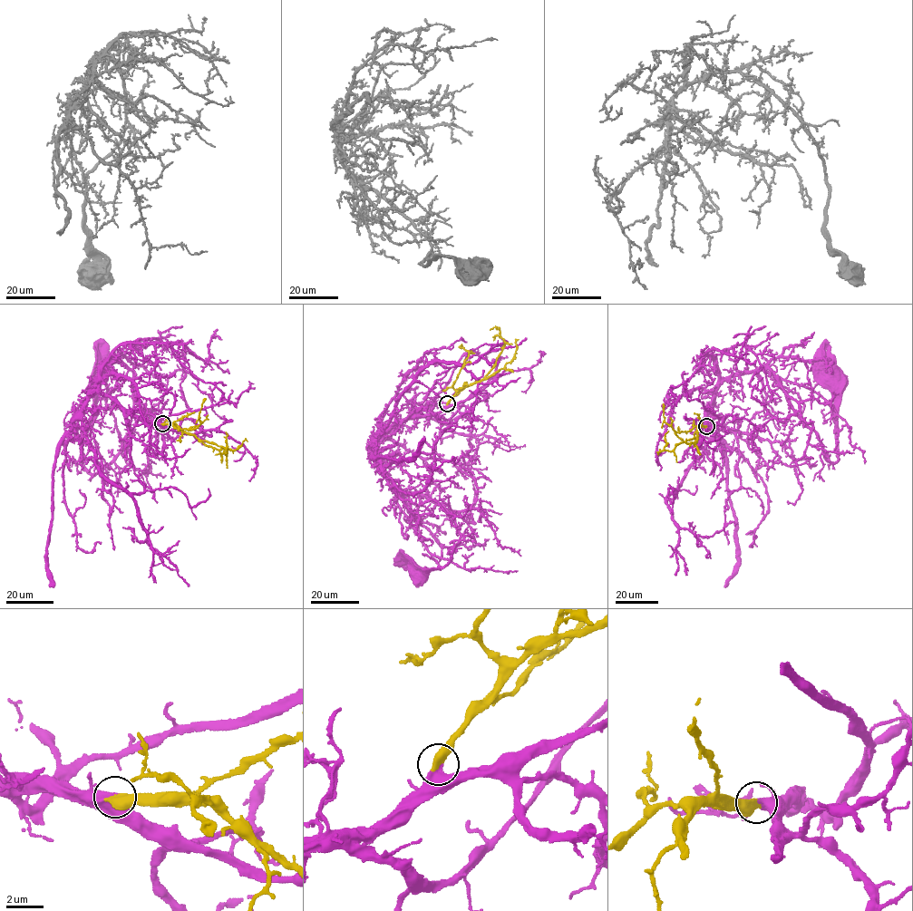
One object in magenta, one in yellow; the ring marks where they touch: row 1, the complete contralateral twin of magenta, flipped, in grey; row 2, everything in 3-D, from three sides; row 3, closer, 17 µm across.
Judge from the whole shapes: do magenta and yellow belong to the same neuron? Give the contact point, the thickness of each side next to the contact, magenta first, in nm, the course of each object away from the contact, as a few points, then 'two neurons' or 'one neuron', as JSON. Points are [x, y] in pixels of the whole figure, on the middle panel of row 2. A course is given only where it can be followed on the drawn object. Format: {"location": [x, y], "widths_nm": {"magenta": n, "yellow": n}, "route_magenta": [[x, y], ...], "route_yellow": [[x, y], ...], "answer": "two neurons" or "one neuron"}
{"location": [447, 403], "widths_nm": {"magenta": 480, "yellow": 550}, "route_magenta": [[448, 403], [394, 424], [375, 440], [380, 463], [401, 489], [443, 505], [461, 535], [451, 561], [416, 576]], "route_yellow": [[448, 403], [462, 387], [480, 382], [491, 368], [505, 344], [500, 333], [499, 335], [494, 335], [493, 340]], "answer": "one neuron"}

